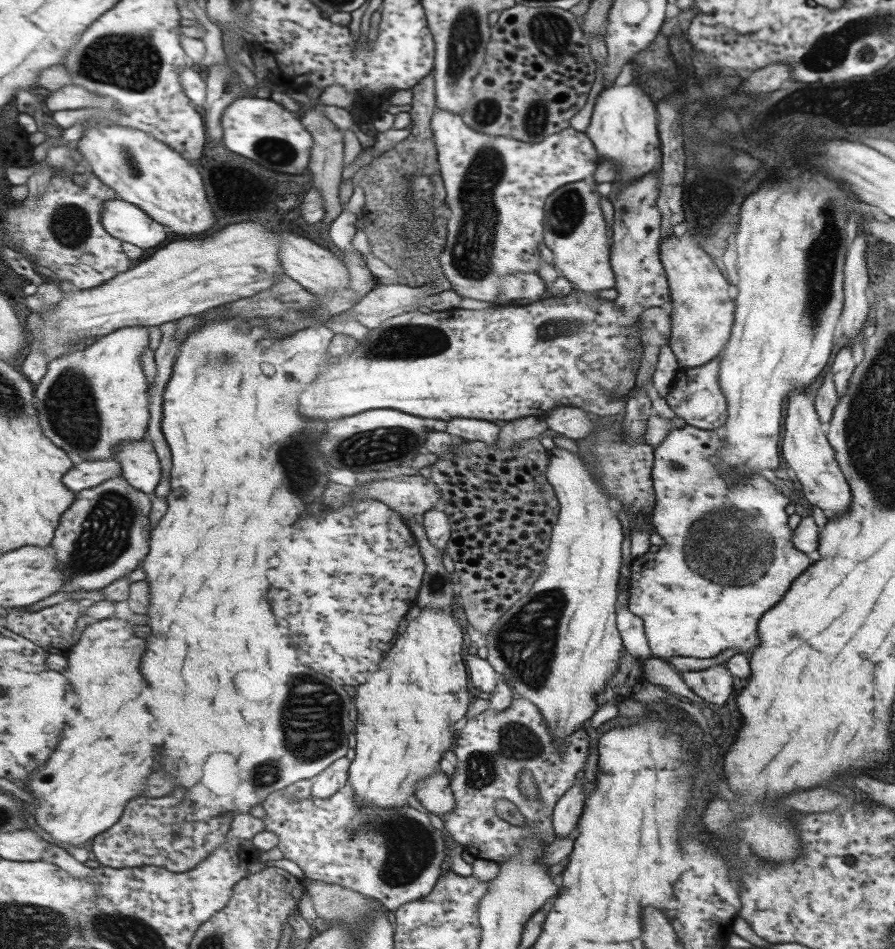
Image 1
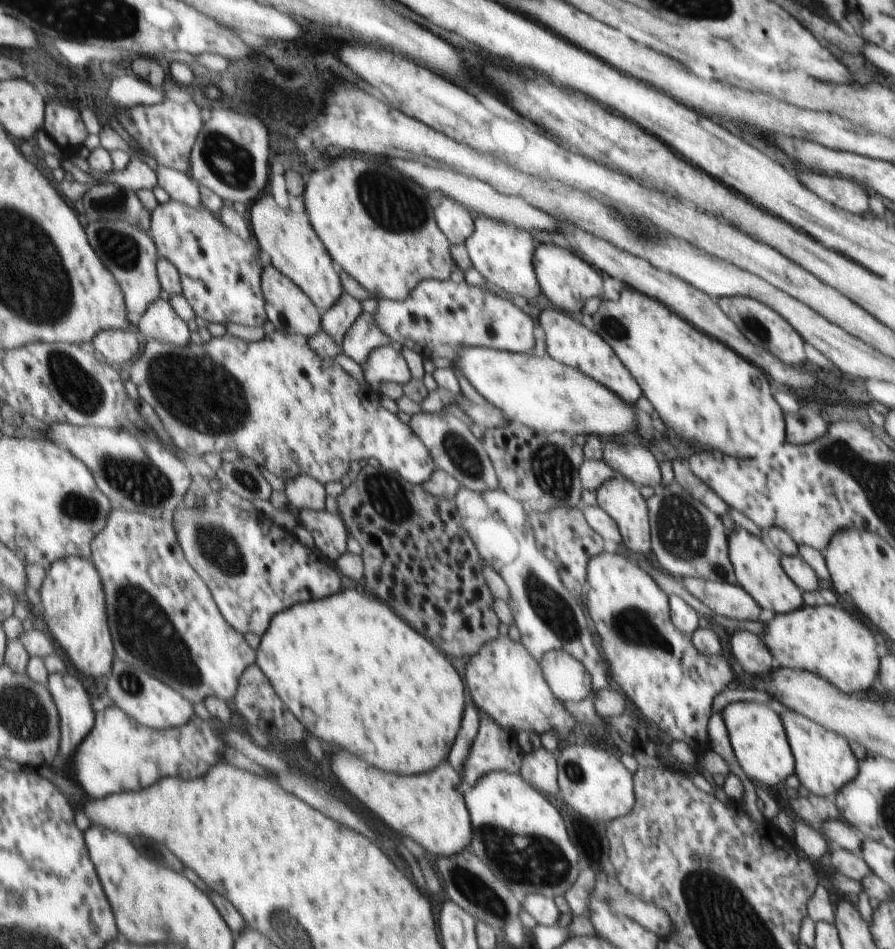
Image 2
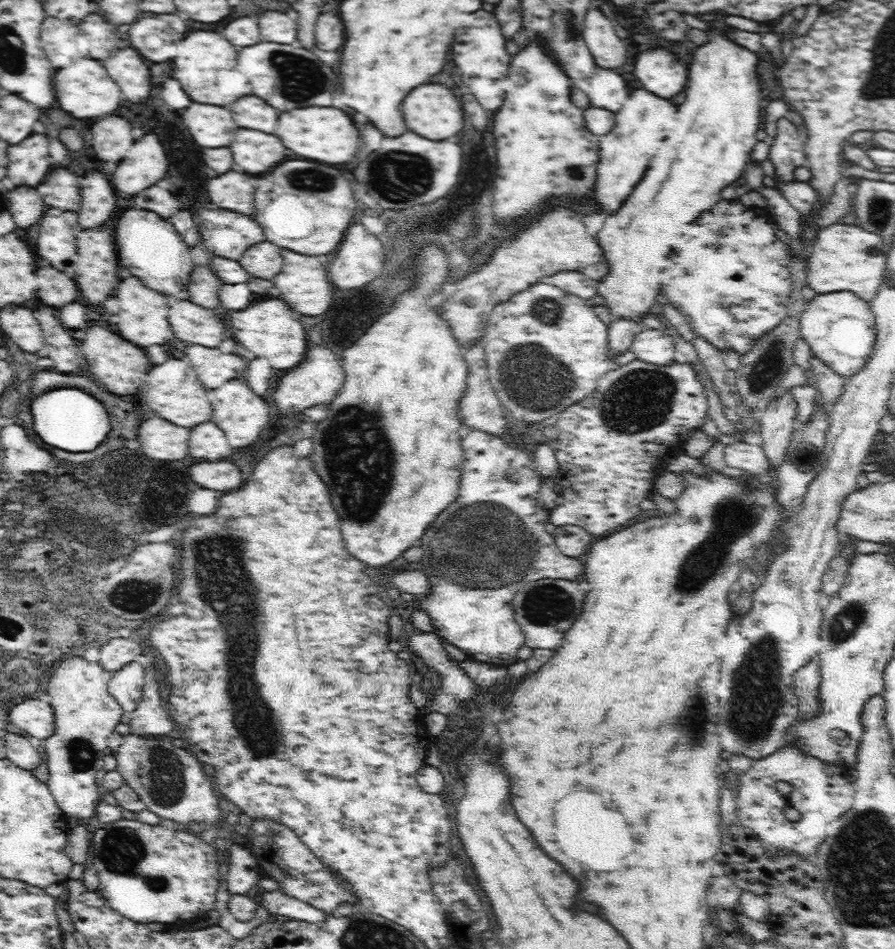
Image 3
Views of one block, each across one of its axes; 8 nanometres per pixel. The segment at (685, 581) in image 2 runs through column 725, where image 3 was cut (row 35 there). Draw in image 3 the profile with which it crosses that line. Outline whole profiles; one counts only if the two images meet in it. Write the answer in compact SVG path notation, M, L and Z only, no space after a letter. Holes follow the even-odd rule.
M596 7L586 12L583 20L582 36L593 56L597 68L620 68L630 60L632 42L618 37L614 24Z

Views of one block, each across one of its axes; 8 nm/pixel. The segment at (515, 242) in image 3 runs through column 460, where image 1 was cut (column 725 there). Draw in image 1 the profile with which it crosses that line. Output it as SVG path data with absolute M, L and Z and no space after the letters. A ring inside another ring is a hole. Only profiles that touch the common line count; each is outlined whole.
M678 230L670 237L660 237L658 253L665 270L671 303L668 346L679 368L701 366L715 358L729 338L734 322L733 310L736 310L736 304L727 294L729 284L689 232Z

